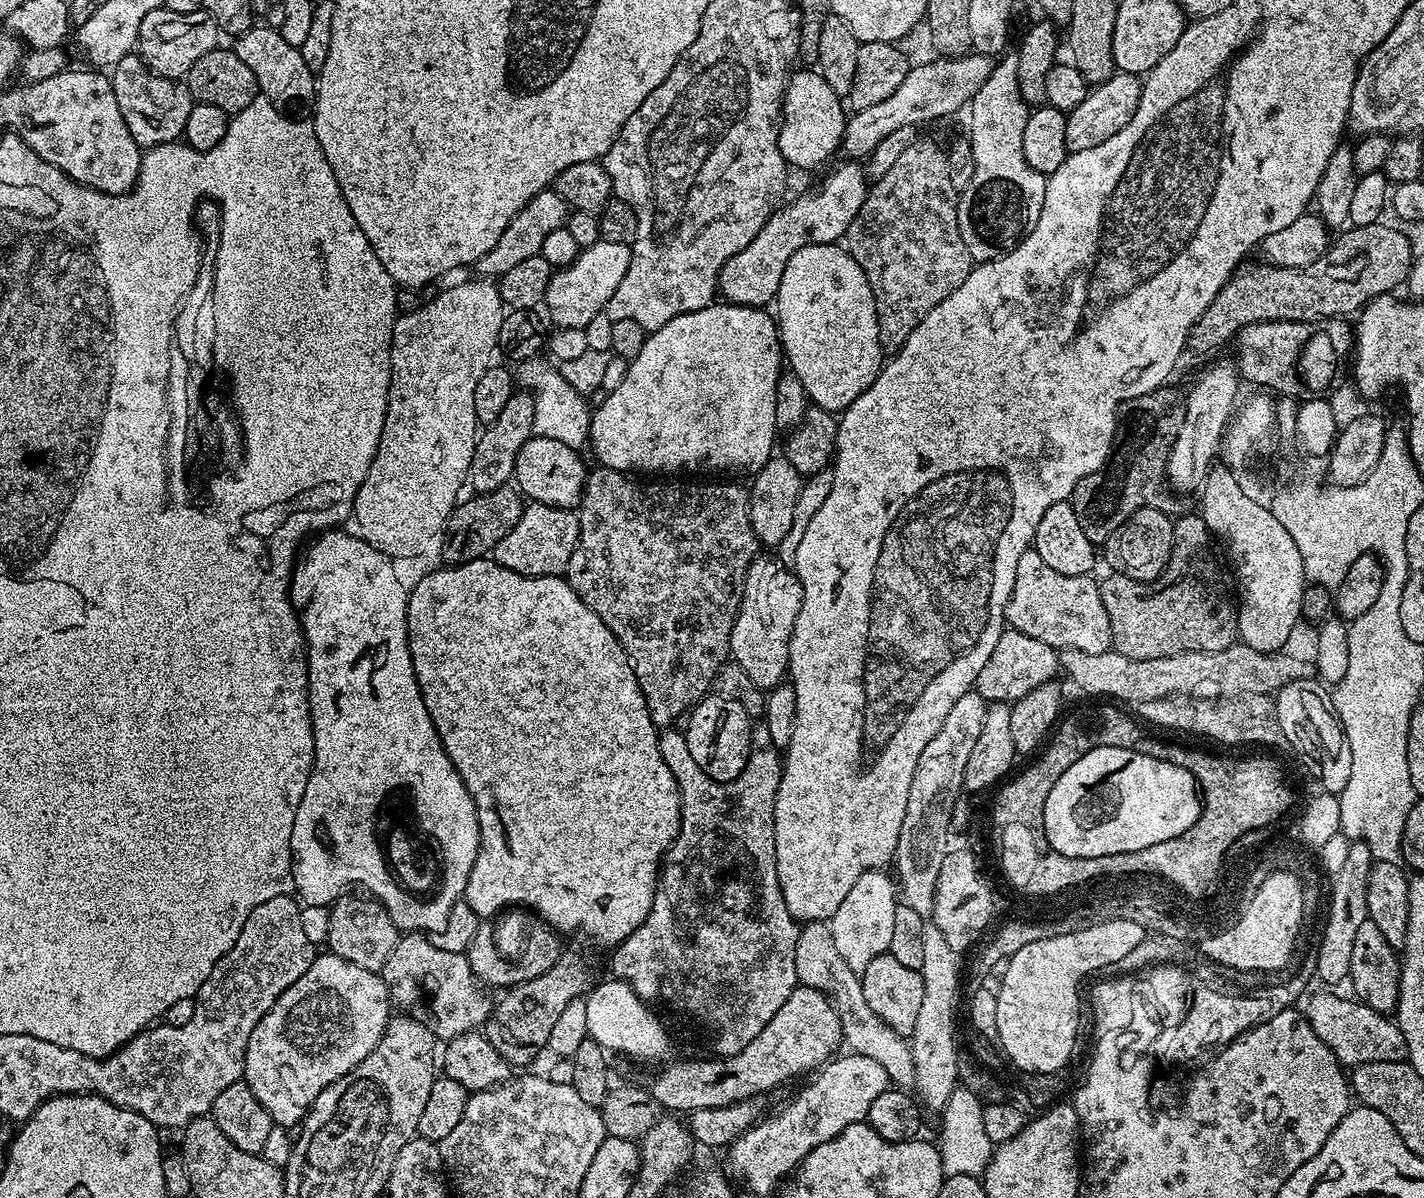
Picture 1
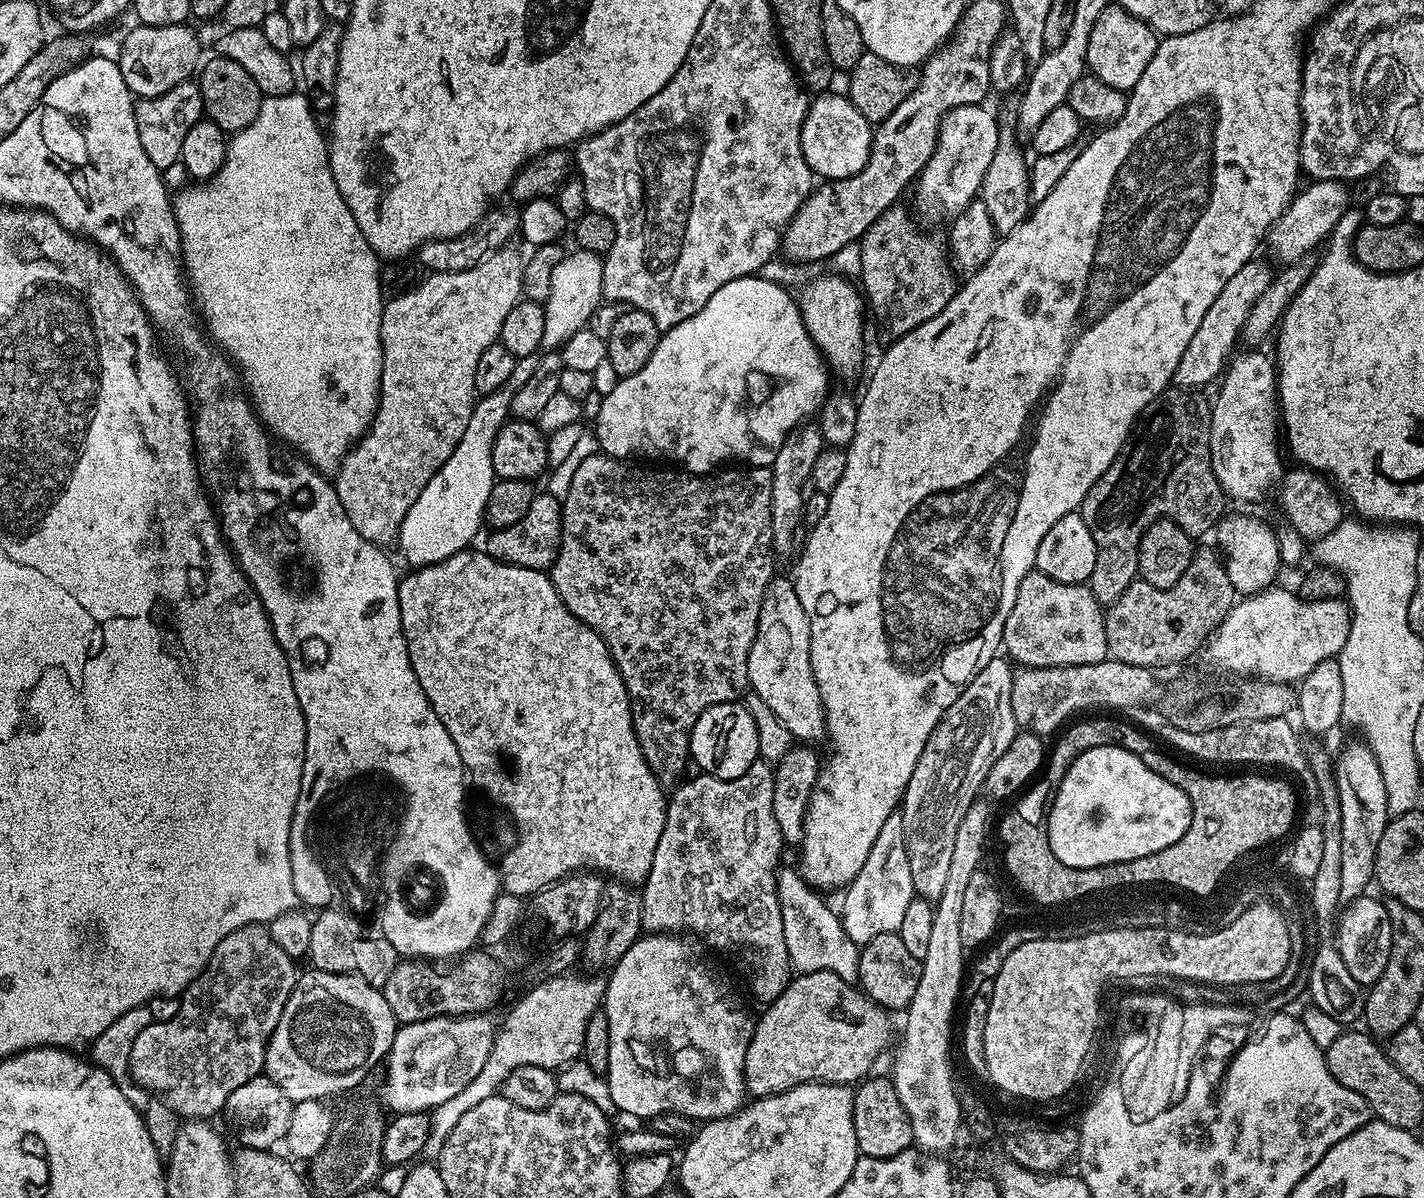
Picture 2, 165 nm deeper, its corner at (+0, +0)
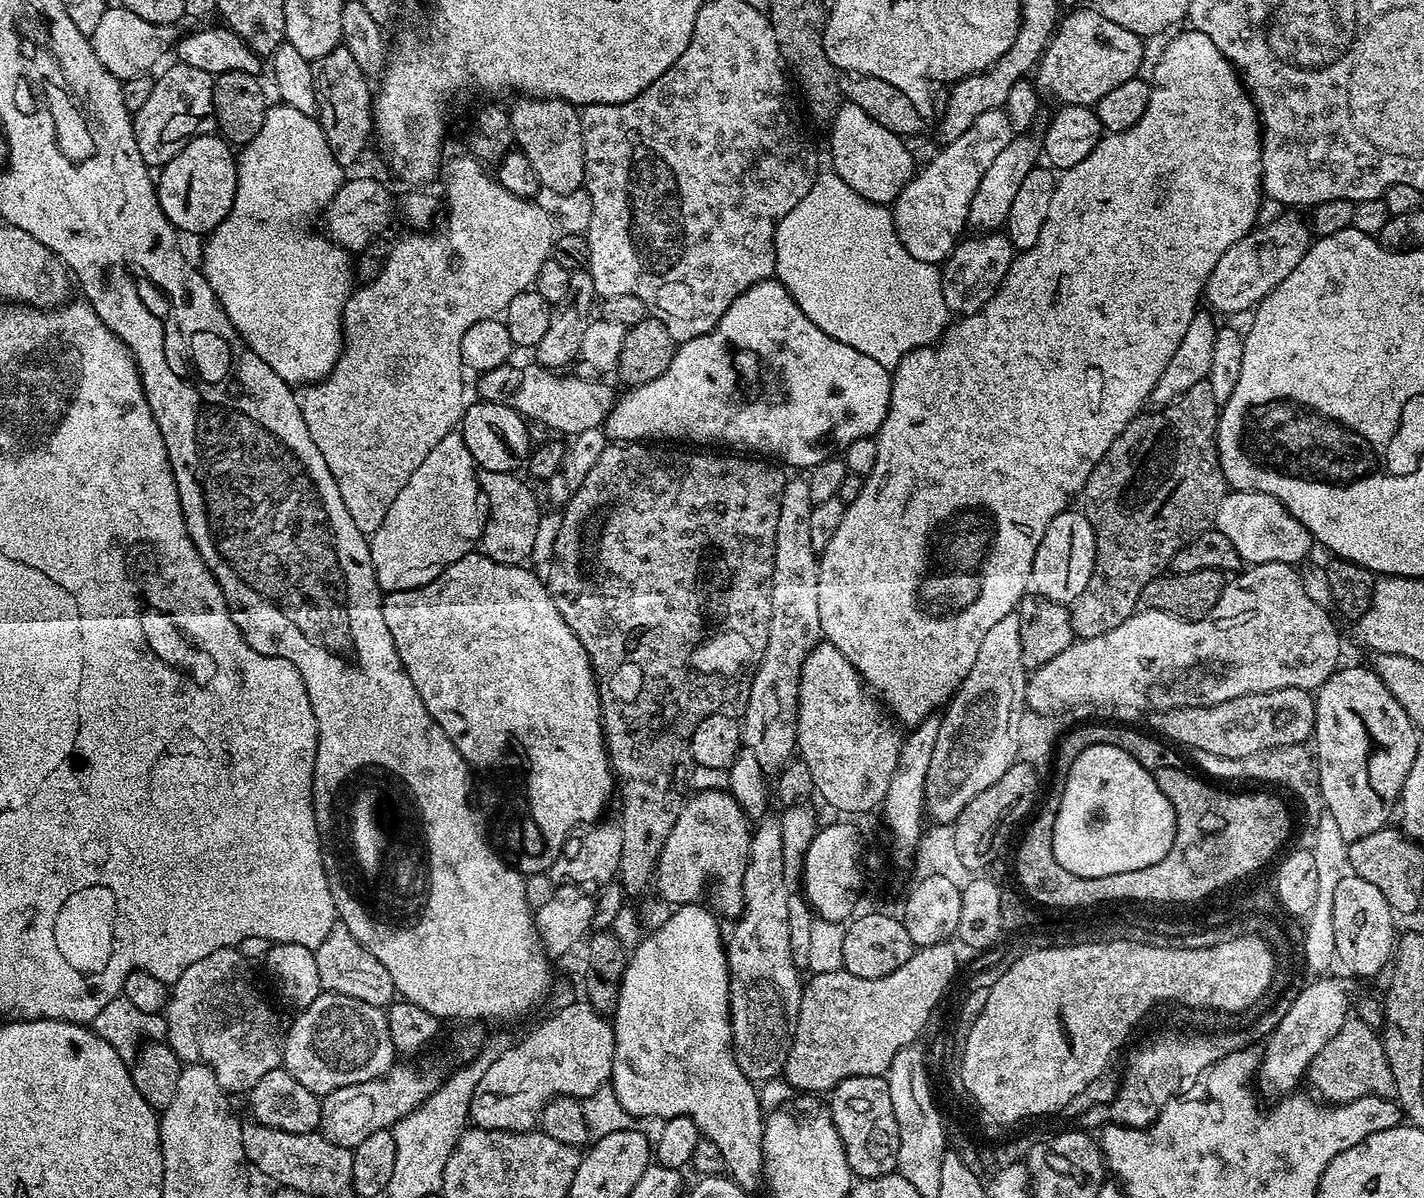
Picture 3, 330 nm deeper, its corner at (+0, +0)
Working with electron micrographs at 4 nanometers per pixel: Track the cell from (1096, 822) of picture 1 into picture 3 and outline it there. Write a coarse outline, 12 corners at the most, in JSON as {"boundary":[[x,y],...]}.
{"boundary":[[1109,744],[1066,778],[1056,856],[1153,868],[1176,837],[1155,775]]}

